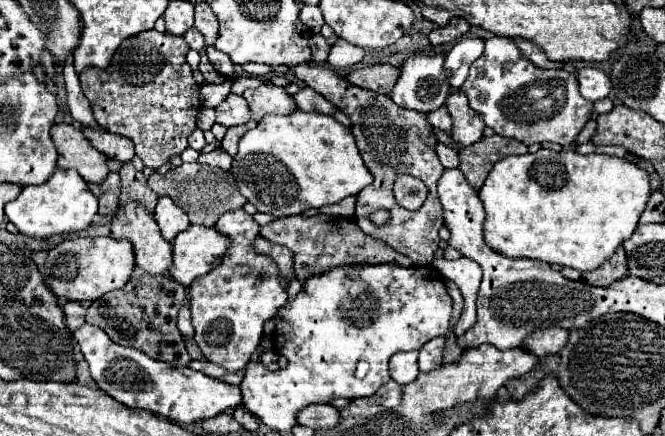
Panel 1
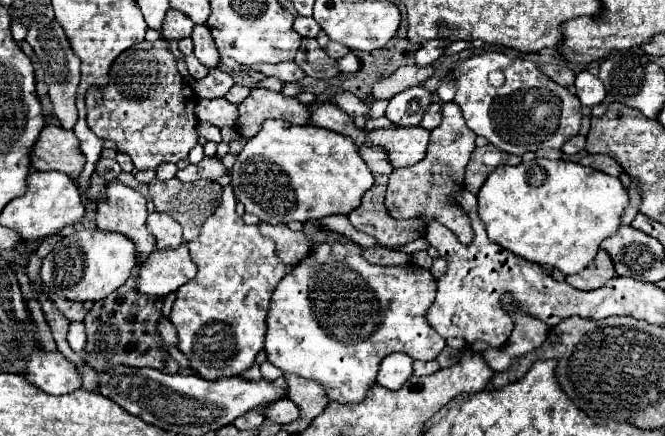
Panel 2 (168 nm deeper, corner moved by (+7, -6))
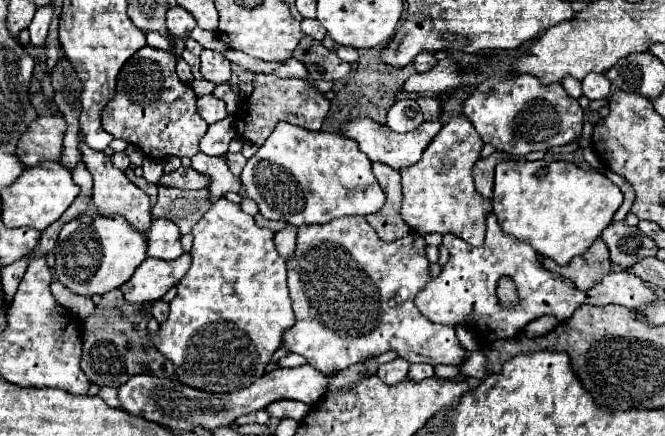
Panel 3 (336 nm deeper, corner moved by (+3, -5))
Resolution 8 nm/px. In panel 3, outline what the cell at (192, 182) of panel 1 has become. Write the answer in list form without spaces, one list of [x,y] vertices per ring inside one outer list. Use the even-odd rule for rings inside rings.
[[[160,187],[158,201],[152,207],[152,219],[170,219],[178,225],[180,233],[190,233],[192,227],[210,209],[208,191],[182,191],[174,187]]]

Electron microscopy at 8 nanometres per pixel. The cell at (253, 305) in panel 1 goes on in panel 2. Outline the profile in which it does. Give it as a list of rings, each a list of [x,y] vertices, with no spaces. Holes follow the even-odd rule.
[[[226,186],[220,206],[210,218],[206,218],[200,236],[188,242],[190,256],[198,266],[198,274],[176,290],[176,302],[170,314],[170,322],[176,326],[180,338],[178,348],[190,358],[190,364],[196,370],[196,374],[208,380],[238,376],[252,366],[256,354],[264,348],[266,314],[272,292],[284,276],[284,264],[276,258],[274,242],[262,236],[258,226],[244,224],[244,220],[236,214],[234,208],[236,198],[232,194],[232,188]]]

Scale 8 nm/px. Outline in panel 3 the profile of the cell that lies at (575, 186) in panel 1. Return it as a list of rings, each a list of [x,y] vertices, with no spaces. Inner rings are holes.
[[[500,161],[496,165],[496,185],[492,197],[494,213],[504,233],[514,235],[518,241],[530,243],[530,247],[542,255],[554,259],[558,265],[568,265],[572,257],[582,255],[596,237],[612,223],[614,213],[622,205],[622,191],[598,171],[584,171],[566,161]]]

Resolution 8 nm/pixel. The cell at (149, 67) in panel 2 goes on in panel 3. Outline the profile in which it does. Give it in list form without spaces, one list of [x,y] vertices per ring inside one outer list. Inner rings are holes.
[[[146,45],[122,67],[116,95],[102,111],[102,127],[114,139],[136,145],[146,157],[164,161],[166,157],[194,157],[208,123],[196,111],[196,93],[176,75],[176,57]]]

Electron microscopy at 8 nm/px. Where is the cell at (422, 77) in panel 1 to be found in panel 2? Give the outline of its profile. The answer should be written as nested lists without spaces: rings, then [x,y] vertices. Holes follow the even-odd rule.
[[[414,86],[396,94],[388,102],[386,118],[396,122],[398,126],[418,126],[430,104],[432,92],[424,86]]]

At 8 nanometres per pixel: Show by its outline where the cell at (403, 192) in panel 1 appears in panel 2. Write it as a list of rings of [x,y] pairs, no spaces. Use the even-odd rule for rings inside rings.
[[[456,102],[442,104],[442,124],[430,132],[430,144],[428,154],[422,162],[410,166],[410,168],[398,168],[390,174],[388,190],[386,190],[386,208],[394,218],[414,218],[422,216],[424,220],[440,220],[444,226],[456,232],[460,242],[472,240],[472,228],[470,218],[462,214],[460,206],[450,204],[448,194],[464,190],[464,166],[470,160],[476,134],[466,126],[460,106]]]

